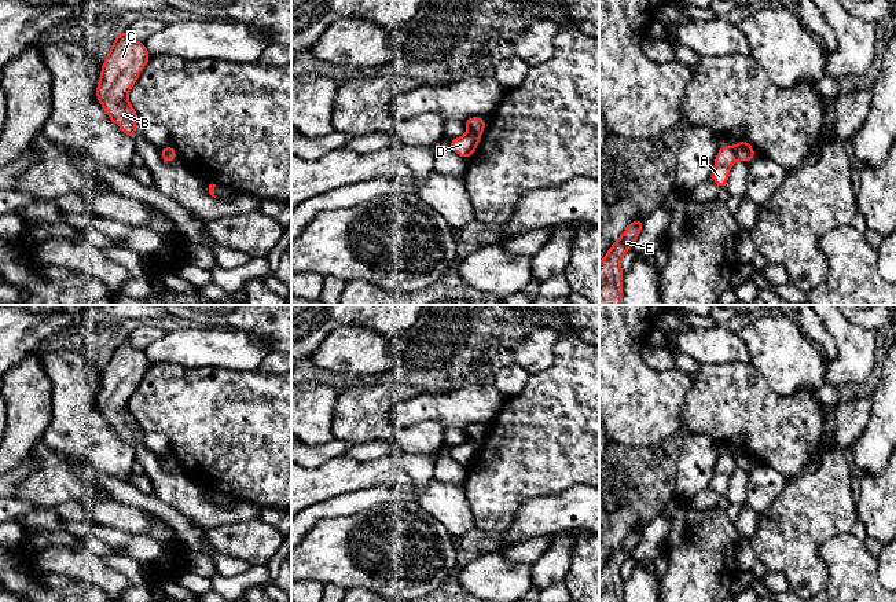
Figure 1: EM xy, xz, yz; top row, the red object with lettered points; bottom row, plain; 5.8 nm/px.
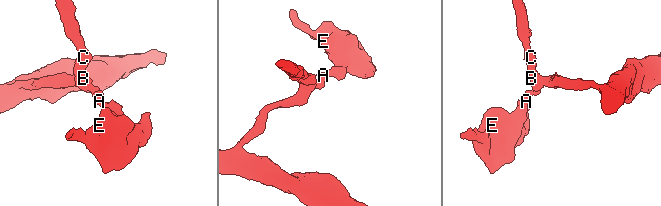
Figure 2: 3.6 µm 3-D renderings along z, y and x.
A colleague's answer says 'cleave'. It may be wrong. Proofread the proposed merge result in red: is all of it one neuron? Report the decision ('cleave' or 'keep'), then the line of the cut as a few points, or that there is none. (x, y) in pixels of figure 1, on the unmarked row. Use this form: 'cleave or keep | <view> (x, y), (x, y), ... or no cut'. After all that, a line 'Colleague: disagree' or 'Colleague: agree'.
cleave | xz (469, 439), (480, 444)
Colleague: agree

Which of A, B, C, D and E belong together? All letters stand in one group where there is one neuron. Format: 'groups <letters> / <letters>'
groups A E / B C D

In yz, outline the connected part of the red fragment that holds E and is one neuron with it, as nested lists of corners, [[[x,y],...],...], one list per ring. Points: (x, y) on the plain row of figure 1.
[[[643,526],[634,528],[599,570],[599,602],[623,602],[621,565],[632,558],[642,535]]]

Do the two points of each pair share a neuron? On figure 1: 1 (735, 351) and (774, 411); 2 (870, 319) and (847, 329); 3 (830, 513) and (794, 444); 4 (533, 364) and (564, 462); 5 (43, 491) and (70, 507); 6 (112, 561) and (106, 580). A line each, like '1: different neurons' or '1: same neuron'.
1: different neurons
2: different neurons
3: different neurons
4: different neurons
5: different neurons
6: different neurons

